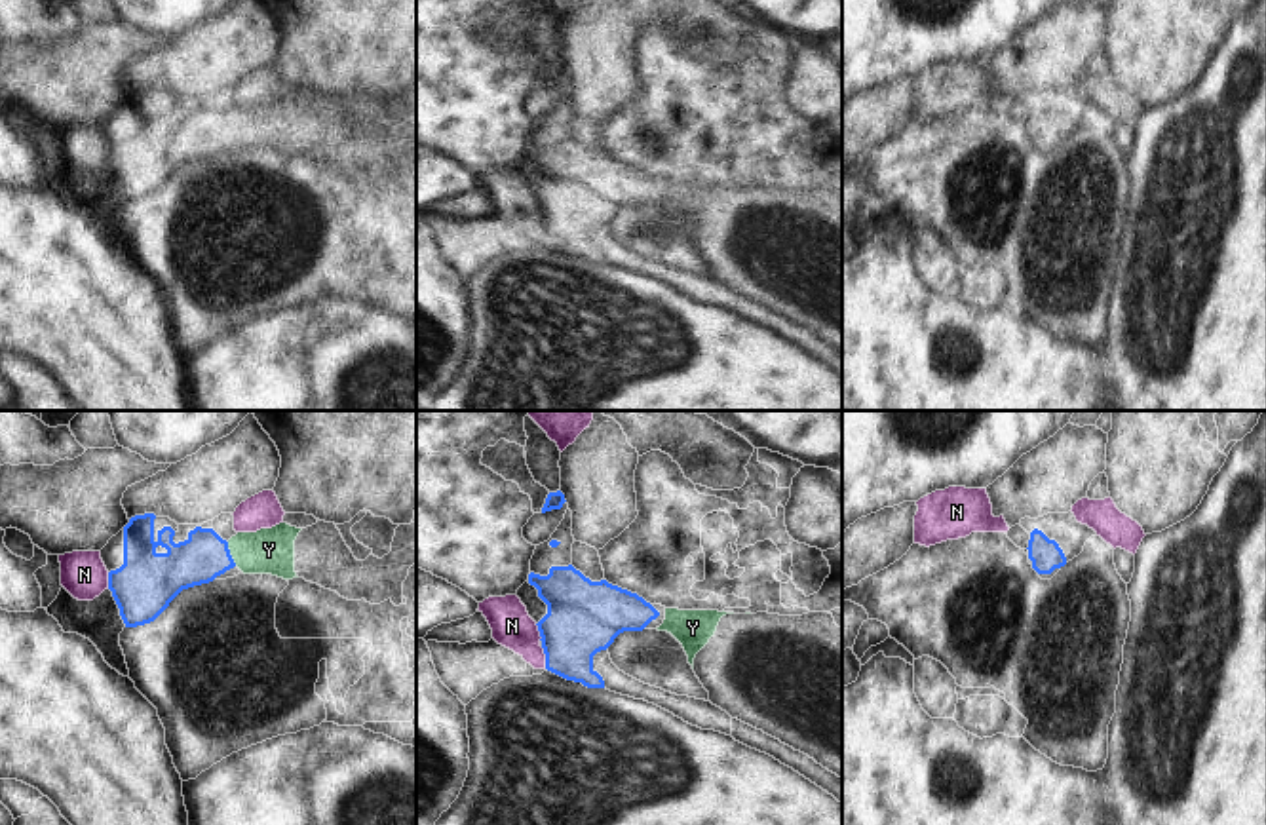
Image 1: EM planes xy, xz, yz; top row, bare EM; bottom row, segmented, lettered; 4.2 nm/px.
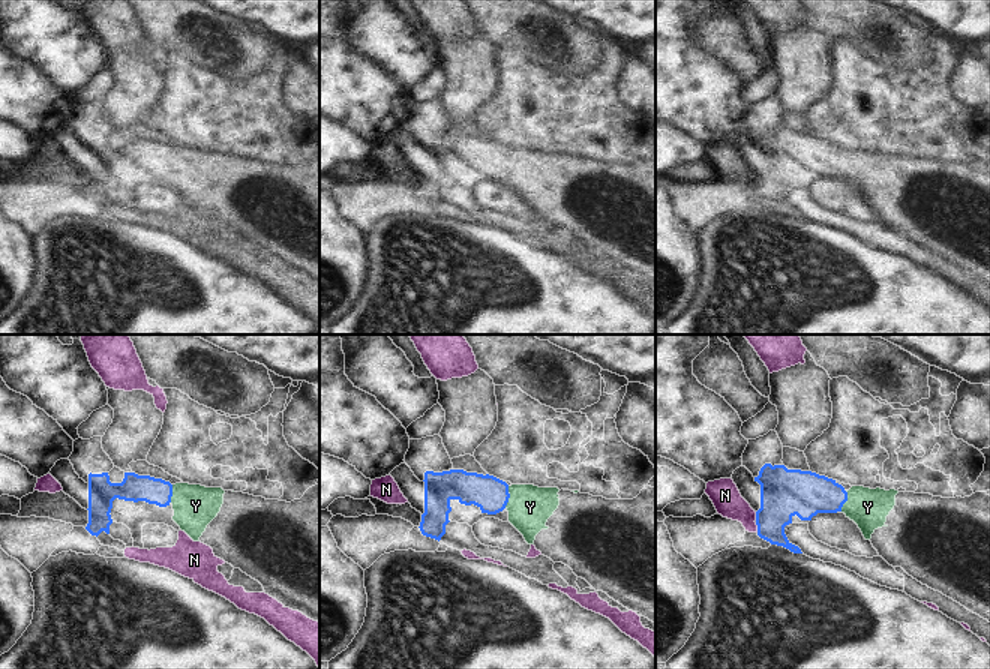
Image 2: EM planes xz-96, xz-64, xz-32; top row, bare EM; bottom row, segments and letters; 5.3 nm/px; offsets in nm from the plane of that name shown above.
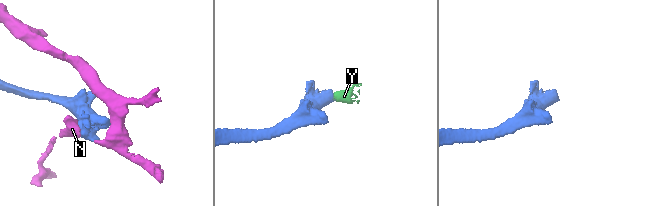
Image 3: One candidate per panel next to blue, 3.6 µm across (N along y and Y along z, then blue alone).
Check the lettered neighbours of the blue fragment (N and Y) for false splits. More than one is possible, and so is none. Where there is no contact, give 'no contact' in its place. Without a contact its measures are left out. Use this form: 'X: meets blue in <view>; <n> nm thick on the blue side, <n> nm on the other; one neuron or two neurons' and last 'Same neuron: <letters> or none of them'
N: meets blue in xz; 320 nm thick on the blue side, 170 nm on the other; two neurons
Y: meets blue in xy; 200 nm thick on the blue side, 190 nm on the other; one neuron
Same neuron: Y

